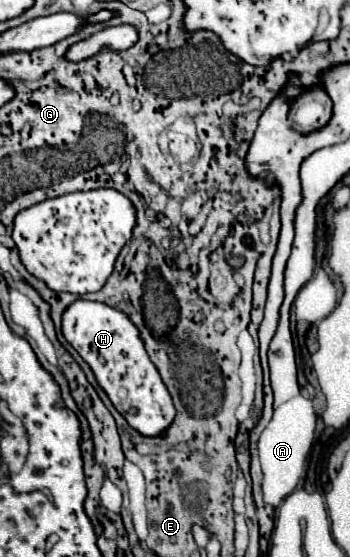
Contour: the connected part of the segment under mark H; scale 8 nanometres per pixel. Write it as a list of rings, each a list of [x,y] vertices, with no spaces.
[[[77,299],[61,317],[61,331],[71,347],[83,357],[83,361],[95,373],[97,383],[111,399],[113,407],[127,419],[127,423],[141,435],[161,435],[175,417],[175,407],[165,389],[159,371],[151,363],[143,341],[139,339],[137,327],[129,317],[105,303]]]

